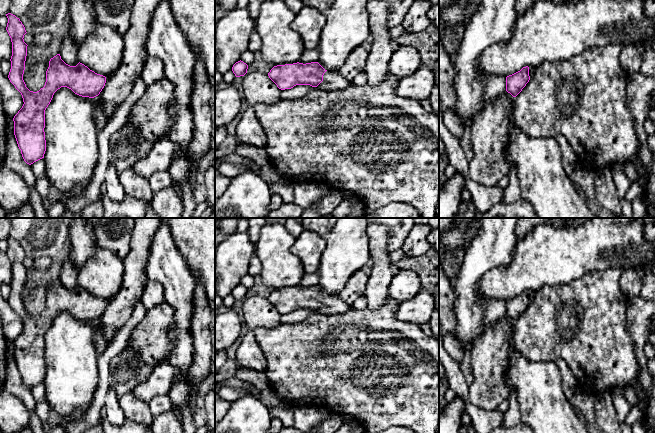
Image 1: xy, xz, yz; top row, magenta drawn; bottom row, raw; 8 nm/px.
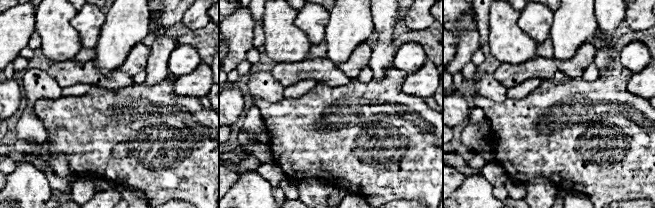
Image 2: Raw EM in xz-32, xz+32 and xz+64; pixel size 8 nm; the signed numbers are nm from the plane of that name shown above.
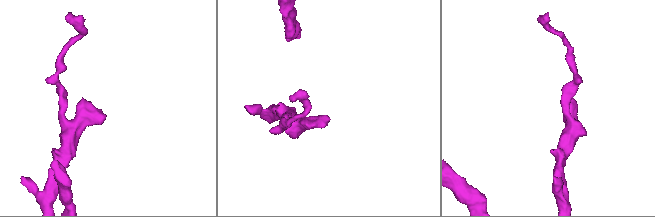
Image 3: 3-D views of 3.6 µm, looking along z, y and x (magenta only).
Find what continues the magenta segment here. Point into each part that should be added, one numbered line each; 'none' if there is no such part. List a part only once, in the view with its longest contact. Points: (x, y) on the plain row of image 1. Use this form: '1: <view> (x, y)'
1: xz (331, 304)

